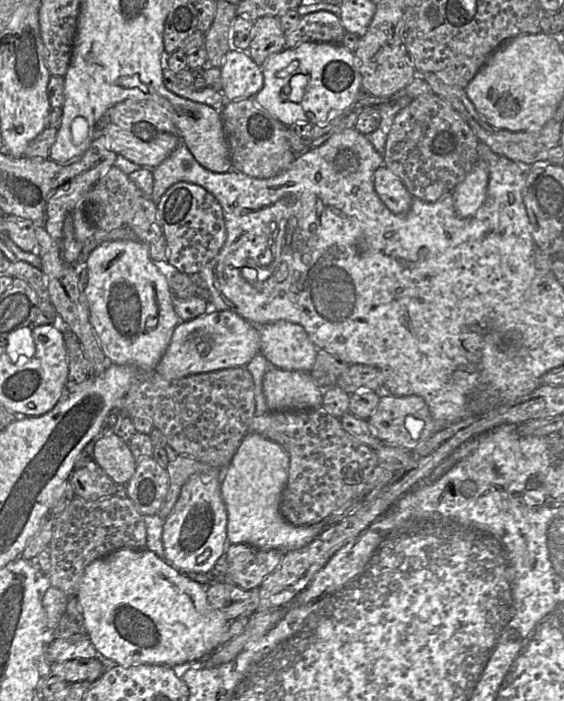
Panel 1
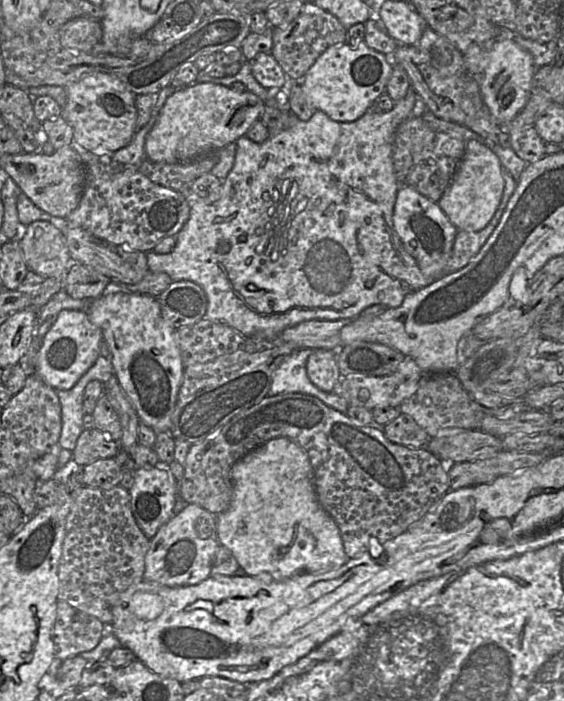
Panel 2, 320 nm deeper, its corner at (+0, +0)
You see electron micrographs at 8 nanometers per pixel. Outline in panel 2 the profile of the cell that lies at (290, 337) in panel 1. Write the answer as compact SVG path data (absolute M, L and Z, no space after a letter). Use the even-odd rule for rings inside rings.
M312 349L306 362L310 382L324 392L337 392L340 373L337 366L338 351Z

